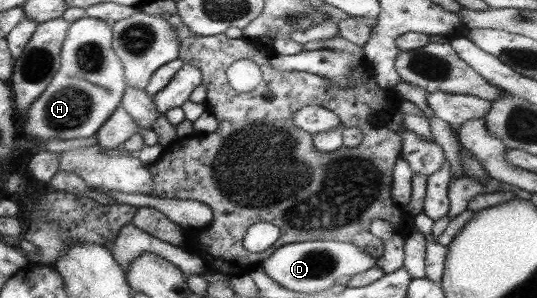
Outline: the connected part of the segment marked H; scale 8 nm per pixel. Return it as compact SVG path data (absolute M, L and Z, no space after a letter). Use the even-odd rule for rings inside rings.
M81 17L70 22L60 50L60 65L42 94L27 108L23 134L30 140L89 138L120 105L126 84L123 64L111 48L111 25L96 18Z

